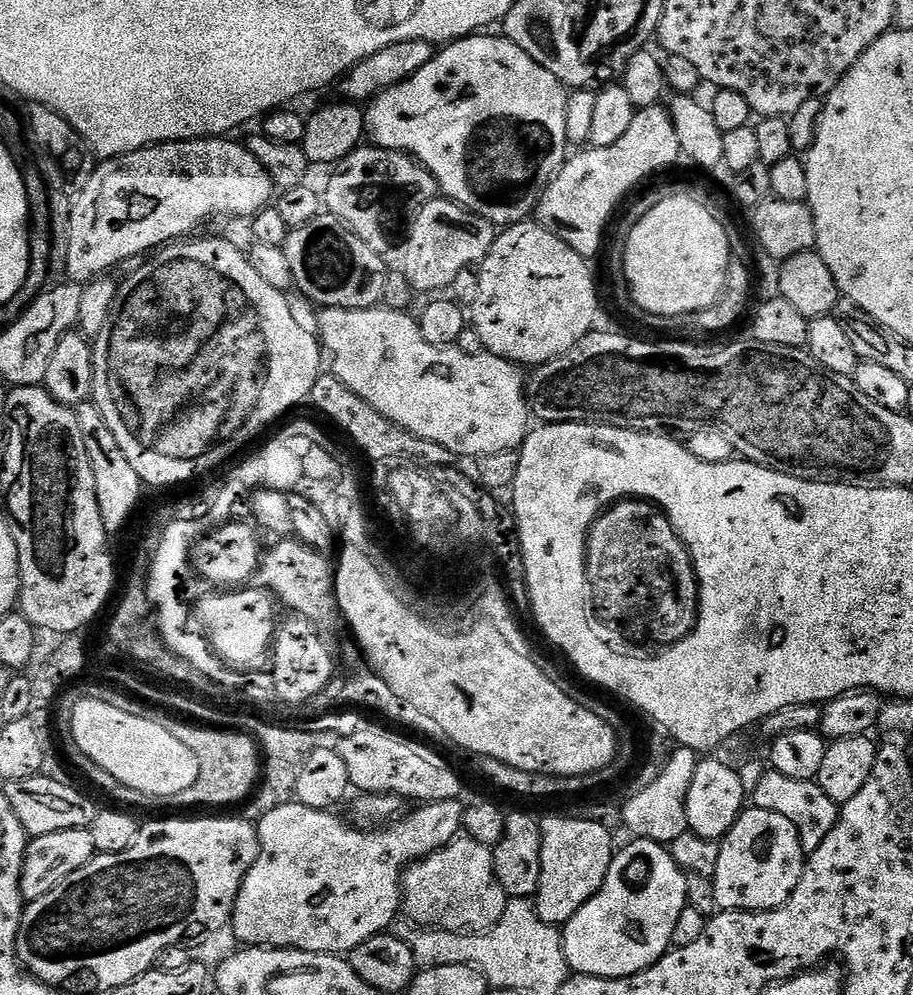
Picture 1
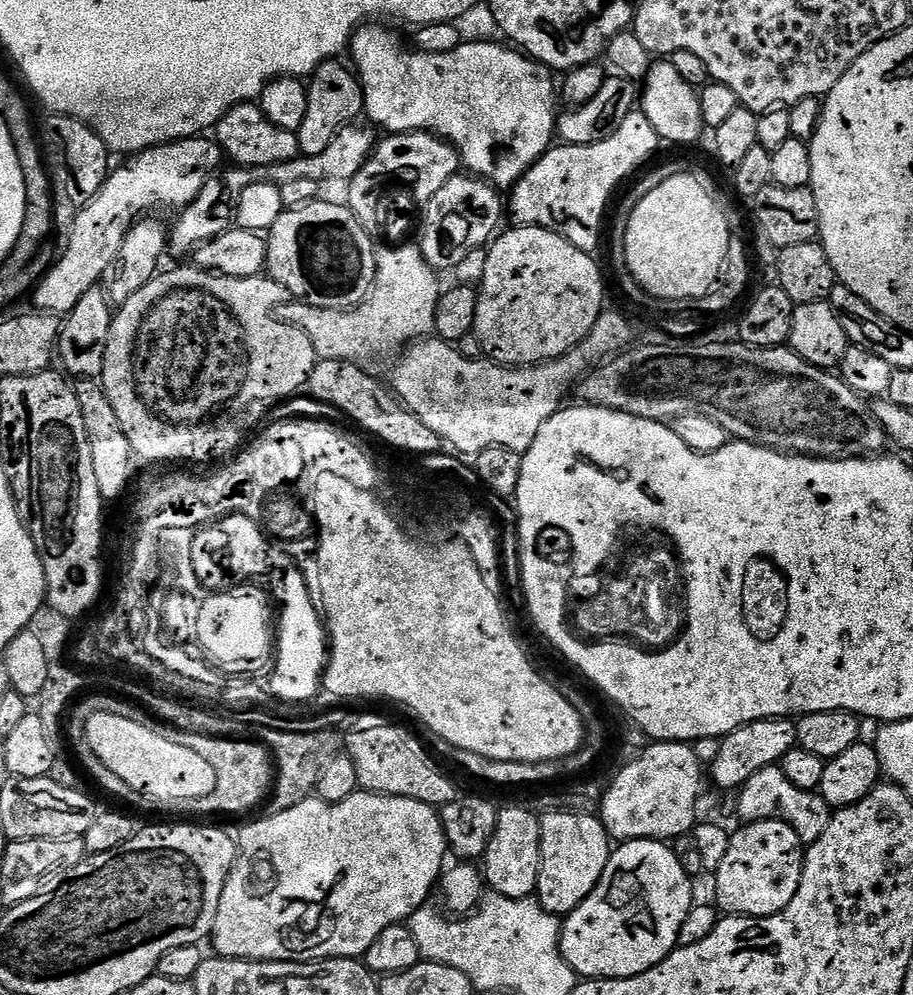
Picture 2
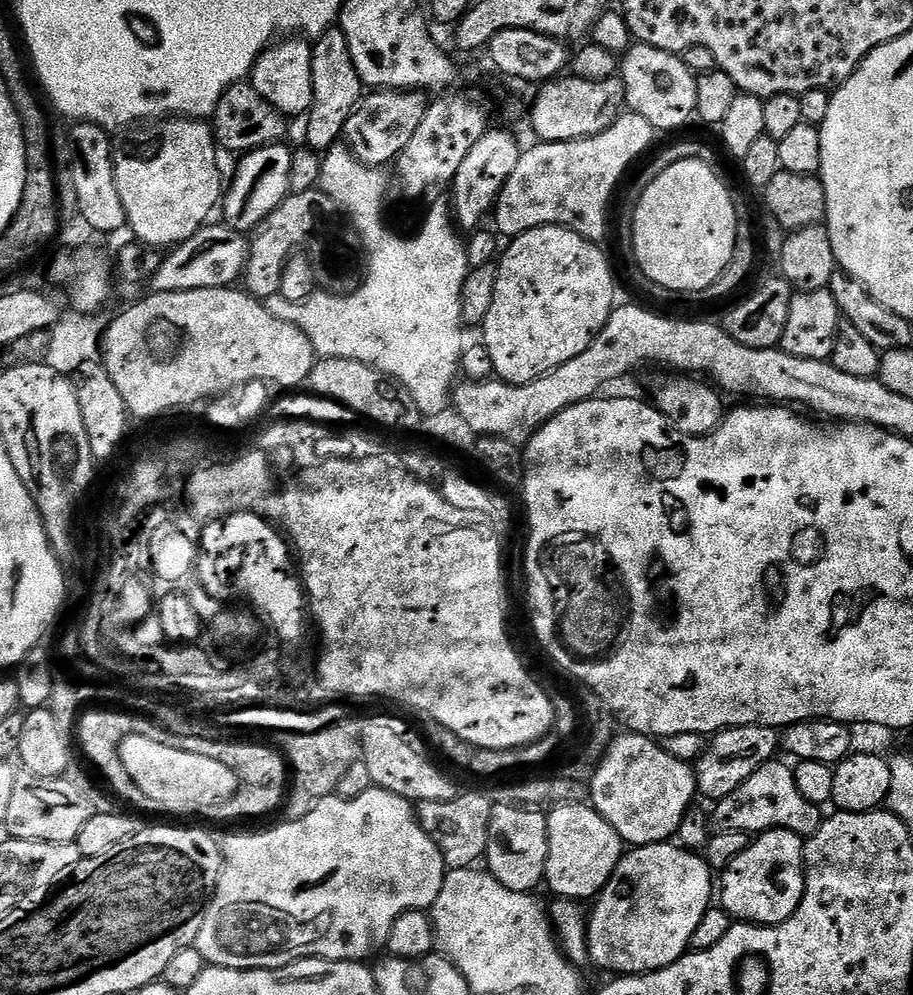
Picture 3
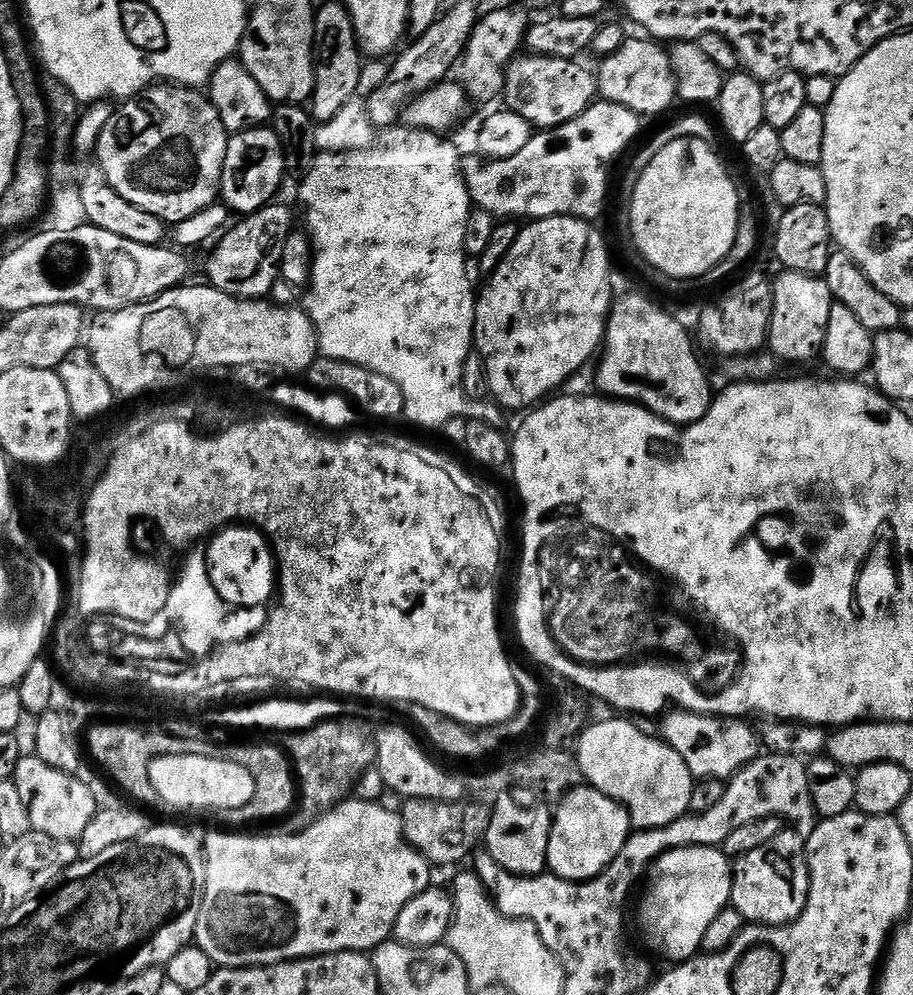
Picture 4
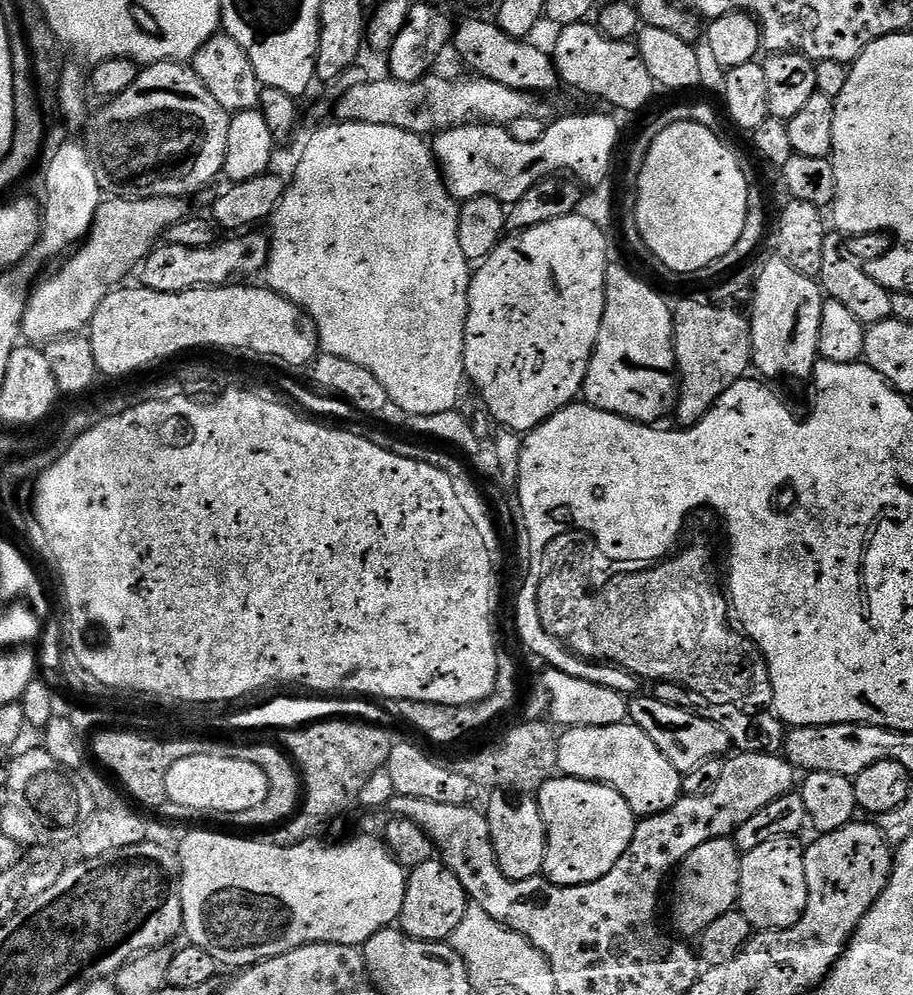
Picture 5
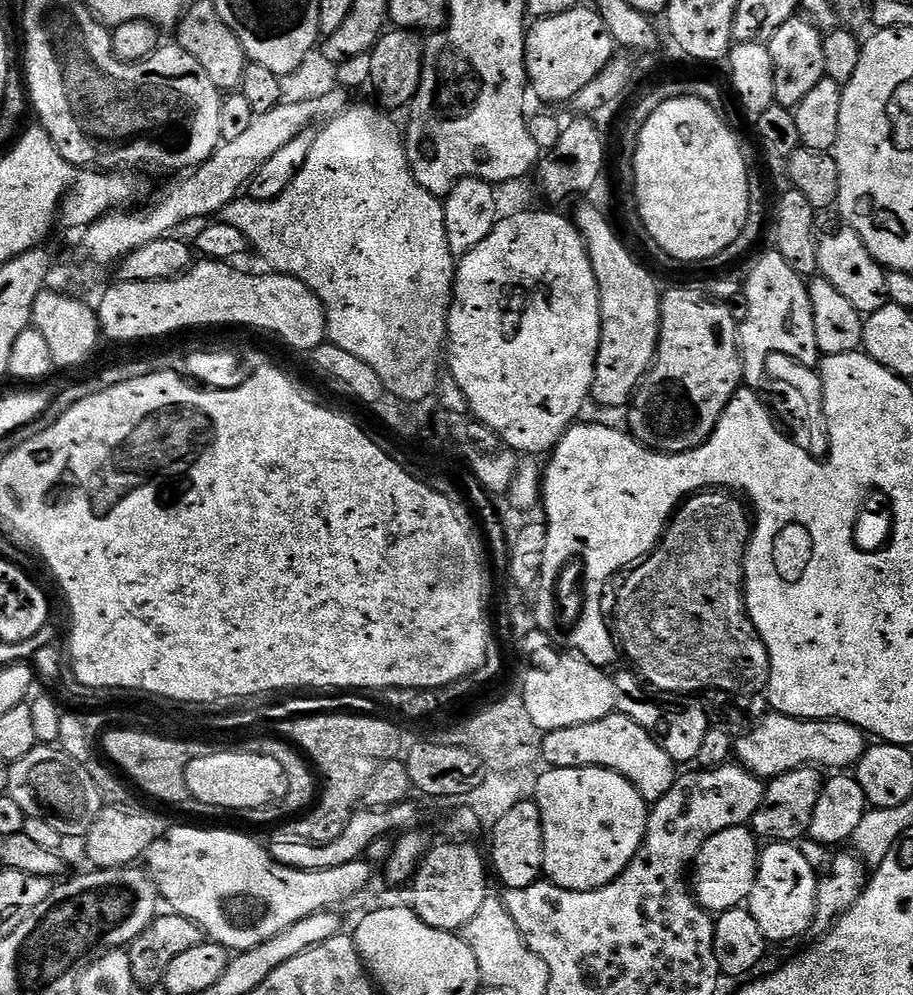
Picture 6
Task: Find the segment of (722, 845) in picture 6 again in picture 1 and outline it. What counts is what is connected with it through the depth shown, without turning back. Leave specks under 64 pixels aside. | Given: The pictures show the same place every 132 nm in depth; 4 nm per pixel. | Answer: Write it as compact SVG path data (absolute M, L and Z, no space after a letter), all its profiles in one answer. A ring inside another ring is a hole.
M639 838L631 841L624 849L617 851L613 855L610 862L610 870L606 870L606 878L602 882L602 886L598 890L598 894L594 894L594 898L590 898L590 902L586 902L582 906L582 910L578 910L578 914L574 914L574 918L570 918L568 923L563 925L562 935L564 938L564 953L566 954L566 962L569 969L573 973L581 976L597 976L598 978L626 978L638 974L642 970L654 967L657 962L665 956L672 948L672 935L674 934L674 925L678 922L678 918L682 915L682 910L688 907L688 899L686 898L686 874L674 862L671 851L663 844L655 844L652 840L641 840Z

